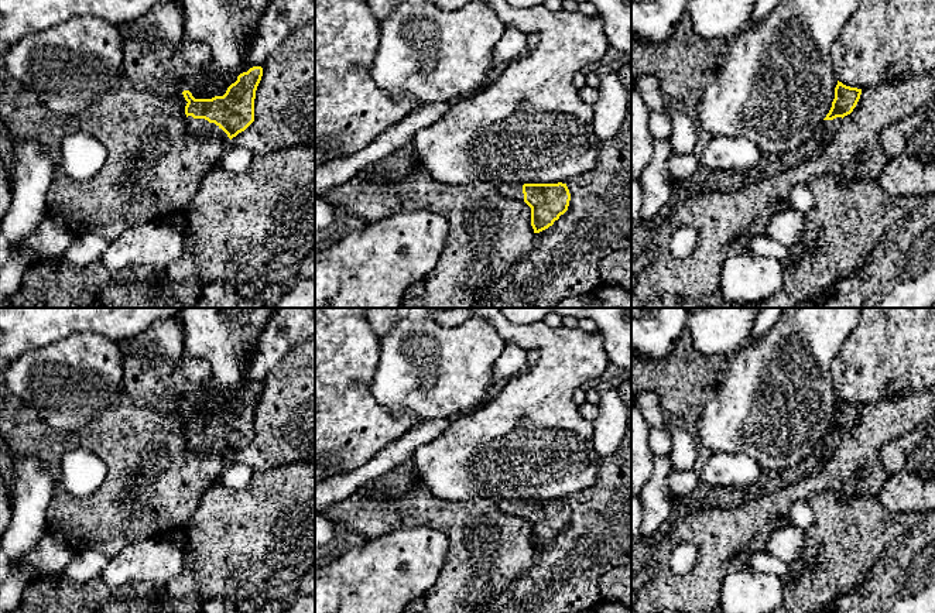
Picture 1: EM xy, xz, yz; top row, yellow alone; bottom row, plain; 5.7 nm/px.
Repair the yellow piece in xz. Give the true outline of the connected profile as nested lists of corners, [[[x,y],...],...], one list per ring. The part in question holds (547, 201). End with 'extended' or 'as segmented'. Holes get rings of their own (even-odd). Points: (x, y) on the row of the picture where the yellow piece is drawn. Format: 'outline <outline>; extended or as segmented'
outline [[[503,184],[497,189],[508,199],[524,201],[531,208],[531,226],[540,233],[568,210],[571,194],[566,184]]]; extended

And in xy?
outline [[[253,66],[240,73],[223,96],[212,99],[195,99],[184,90],[186,130],[192,136],[216,137],[226,148],[232,147],[232,138],[254,121],[254,99],[261,76],[263,68]]]; extended

